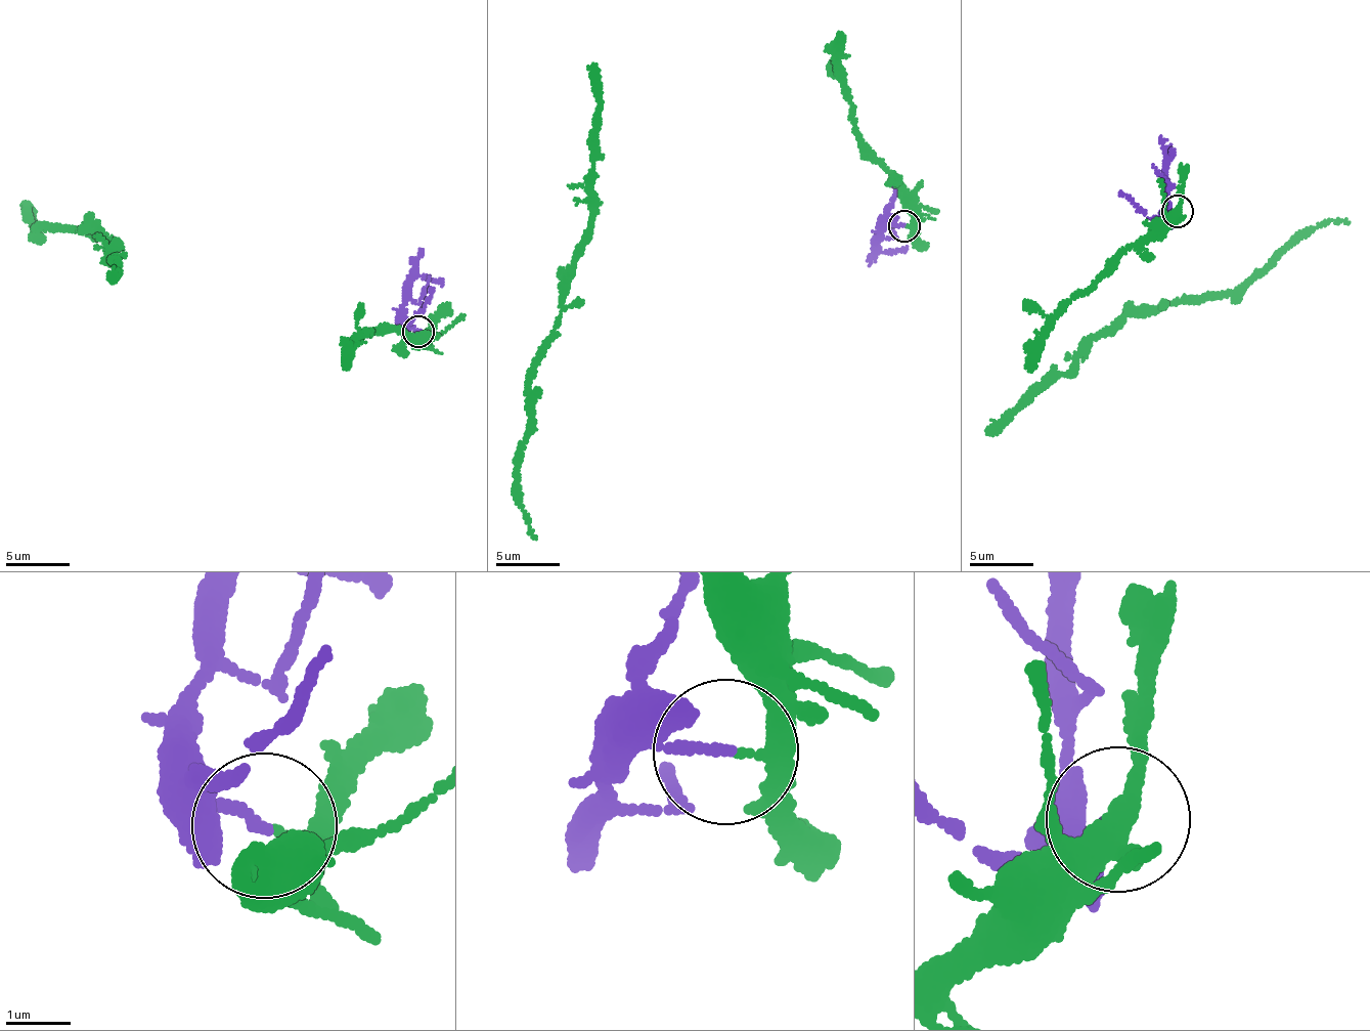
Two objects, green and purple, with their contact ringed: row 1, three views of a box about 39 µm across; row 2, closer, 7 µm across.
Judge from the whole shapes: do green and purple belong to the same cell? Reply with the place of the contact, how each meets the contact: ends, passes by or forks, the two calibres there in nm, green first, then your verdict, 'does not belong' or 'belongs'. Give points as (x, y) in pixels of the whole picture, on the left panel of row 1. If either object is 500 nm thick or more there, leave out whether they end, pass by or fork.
(417, 331) | green passes by | purple ends | 220/150 nm | does not belong

